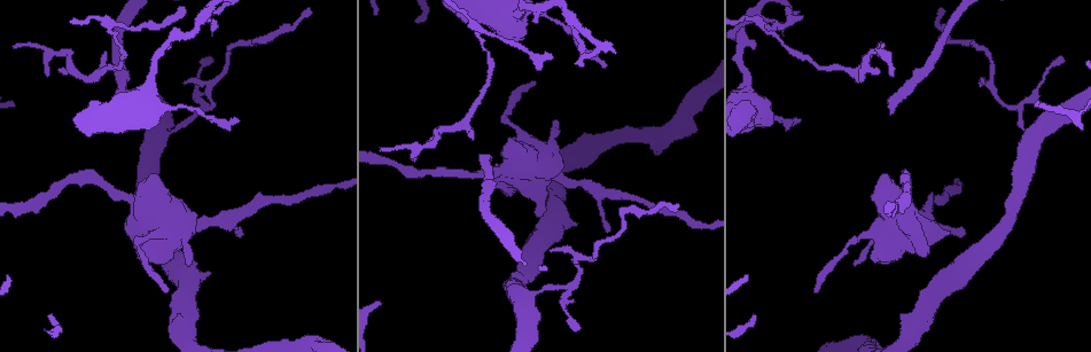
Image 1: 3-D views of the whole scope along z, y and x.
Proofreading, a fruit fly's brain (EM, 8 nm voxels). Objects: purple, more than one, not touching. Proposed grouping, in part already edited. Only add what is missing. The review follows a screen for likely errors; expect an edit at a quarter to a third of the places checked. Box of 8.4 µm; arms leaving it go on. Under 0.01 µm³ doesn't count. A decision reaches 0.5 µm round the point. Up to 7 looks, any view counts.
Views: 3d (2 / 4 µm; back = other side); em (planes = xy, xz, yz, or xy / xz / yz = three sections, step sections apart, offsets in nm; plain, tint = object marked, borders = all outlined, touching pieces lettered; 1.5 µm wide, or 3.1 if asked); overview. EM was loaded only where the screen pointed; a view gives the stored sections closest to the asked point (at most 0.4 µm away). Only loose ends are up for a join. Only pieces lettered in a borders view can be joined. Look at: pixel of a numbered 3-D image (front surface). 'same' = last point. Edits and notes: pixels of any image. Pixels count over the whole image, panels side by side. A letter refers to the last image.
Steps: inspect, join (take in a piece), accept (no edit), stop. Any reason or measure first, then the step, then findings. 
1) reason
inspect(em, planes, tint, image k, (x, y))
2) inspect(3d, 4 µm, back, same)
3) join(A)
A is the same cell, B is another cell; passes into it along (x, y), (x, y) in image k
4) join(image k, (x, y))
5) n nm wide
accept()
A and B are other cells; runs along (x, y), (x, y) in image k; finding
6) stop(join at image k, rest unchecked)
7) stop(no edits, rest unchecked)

free end
inspect(em, yz, step 4, tint, image 1, (533, 18))

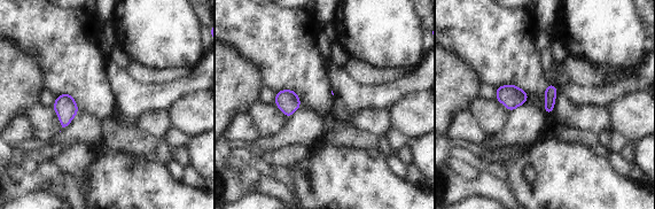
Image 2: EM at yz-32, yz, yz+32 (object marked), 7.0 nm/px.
inspect(em, yz, step 4, borders, same)

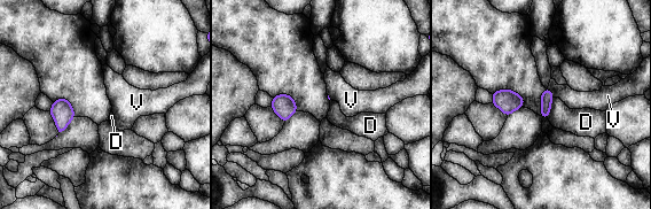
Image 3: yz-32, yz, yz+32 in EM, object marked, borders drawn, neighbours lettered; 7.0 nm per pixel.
D touches over 150 nm
accept()
D and V are other cells; border along (554, 98), (547, 117) in image 3; no lettered piece goes on from it

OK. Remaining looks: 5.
free end
inspect(3d, 4 µm, back, image 1, (488, 157))

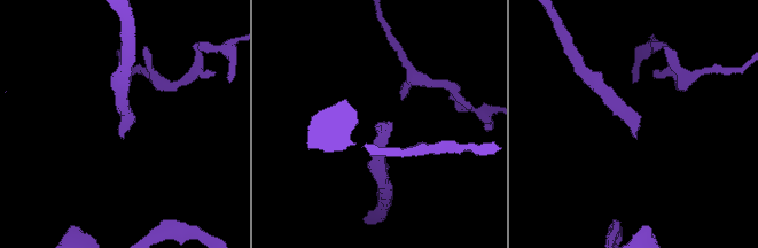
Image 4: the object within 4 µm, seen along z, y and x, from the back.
shape alone is not enough
inspect(em, planes, tint, image 4, (636, 139))

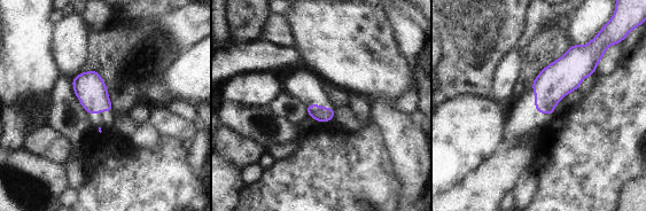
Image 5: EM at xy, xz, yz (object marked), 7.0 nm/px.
inspect(em, planes, borders, same)

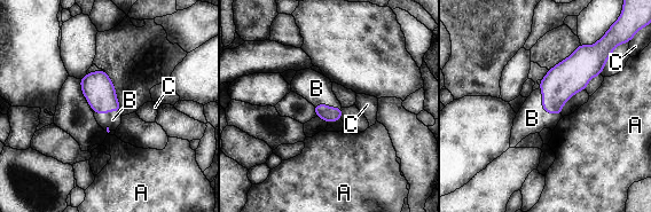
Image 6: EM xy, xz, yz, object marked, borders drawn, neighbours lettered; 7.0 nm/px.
join(B)
B is the same cell, A and C are other cells; passes into it along (97, 88), (100, 112), (112, 119) in image 6; the neuron continues

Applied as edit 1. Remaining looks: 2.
stop(join at image 6, rest unchecked)

